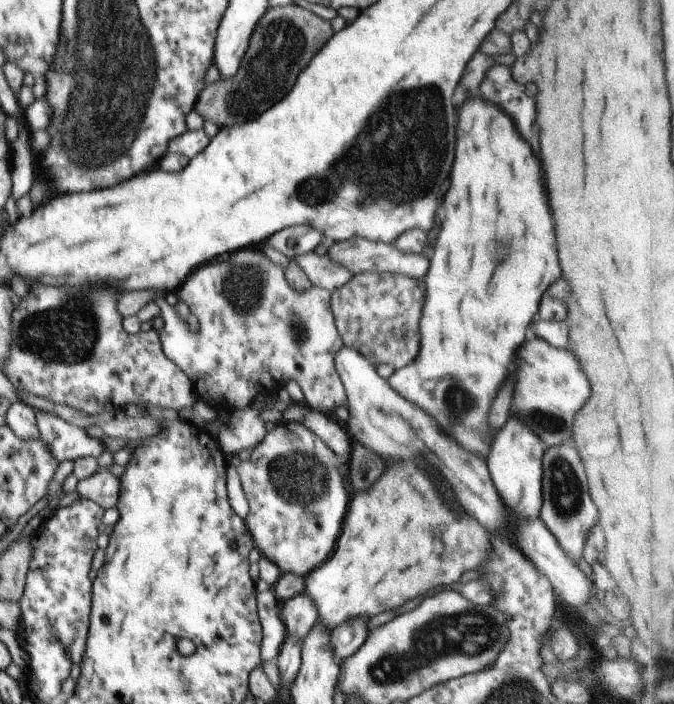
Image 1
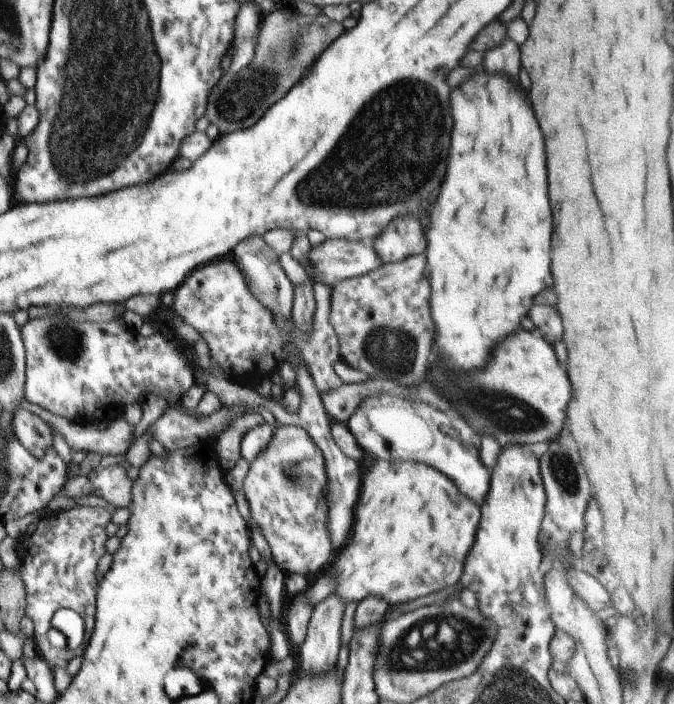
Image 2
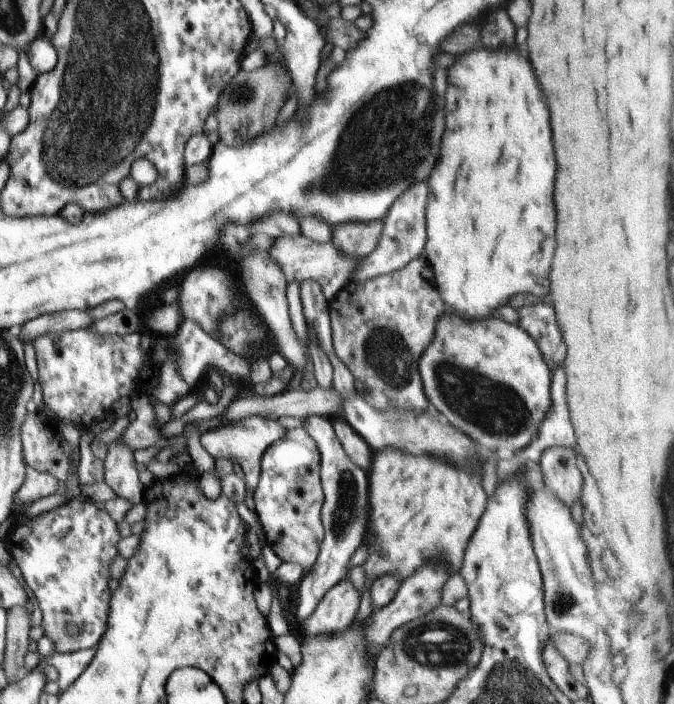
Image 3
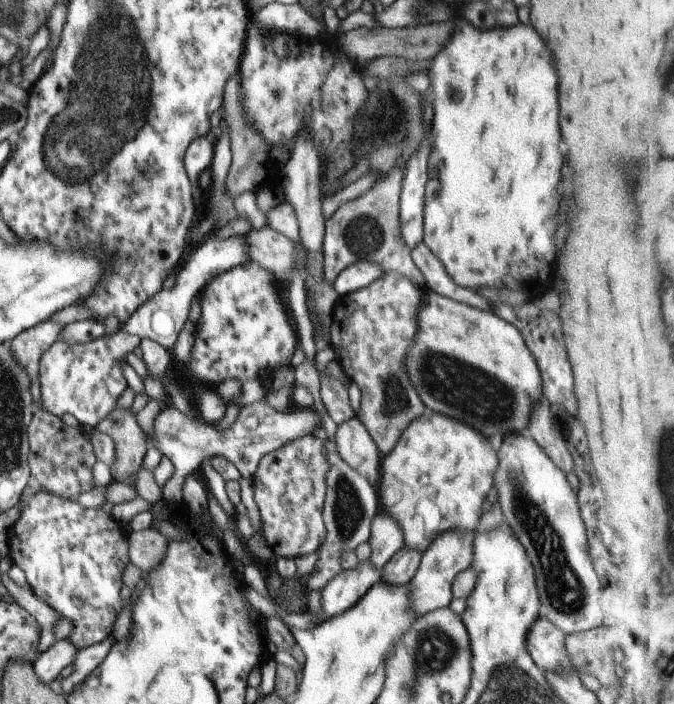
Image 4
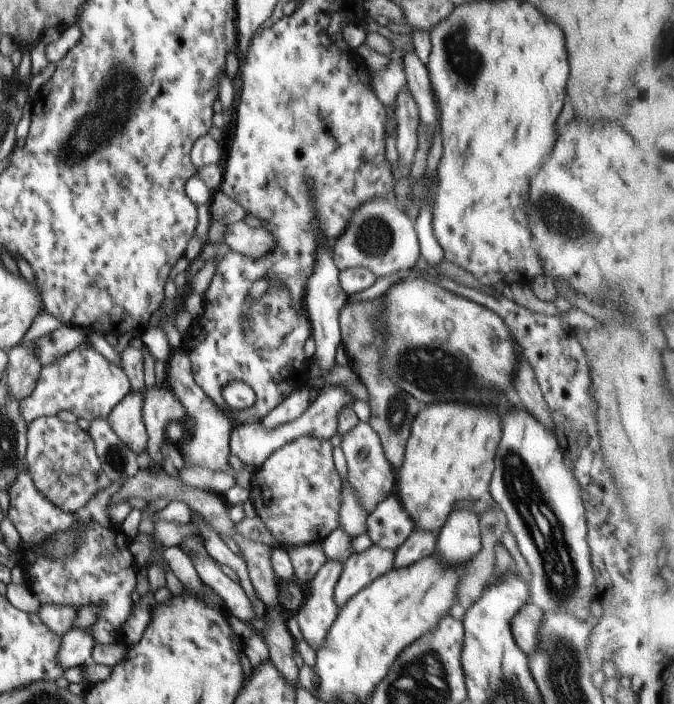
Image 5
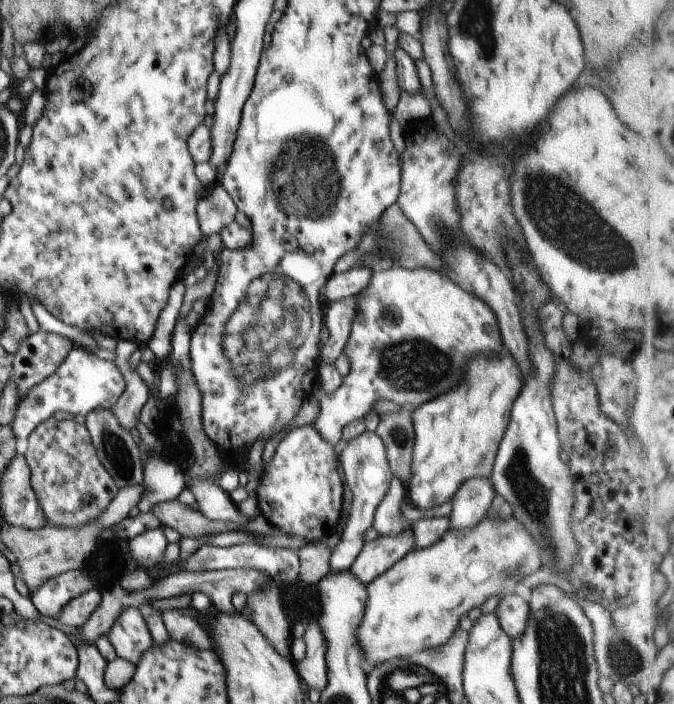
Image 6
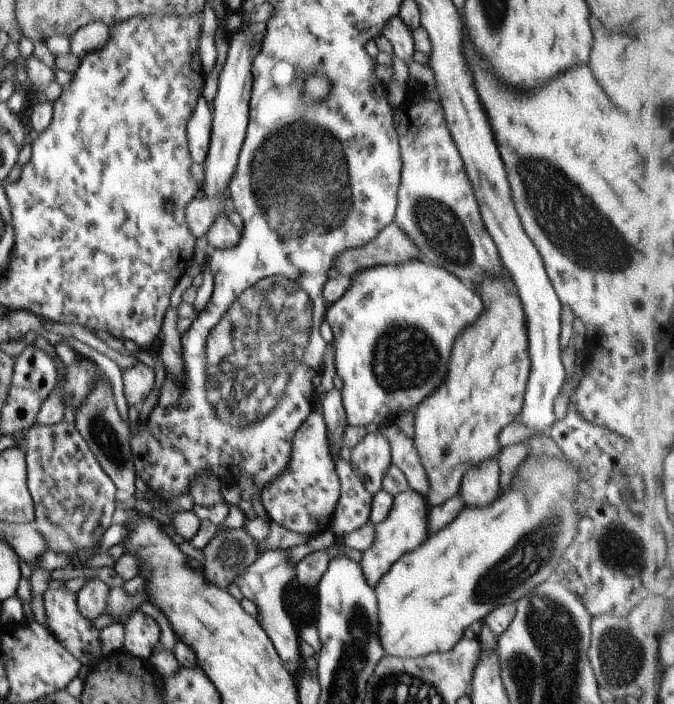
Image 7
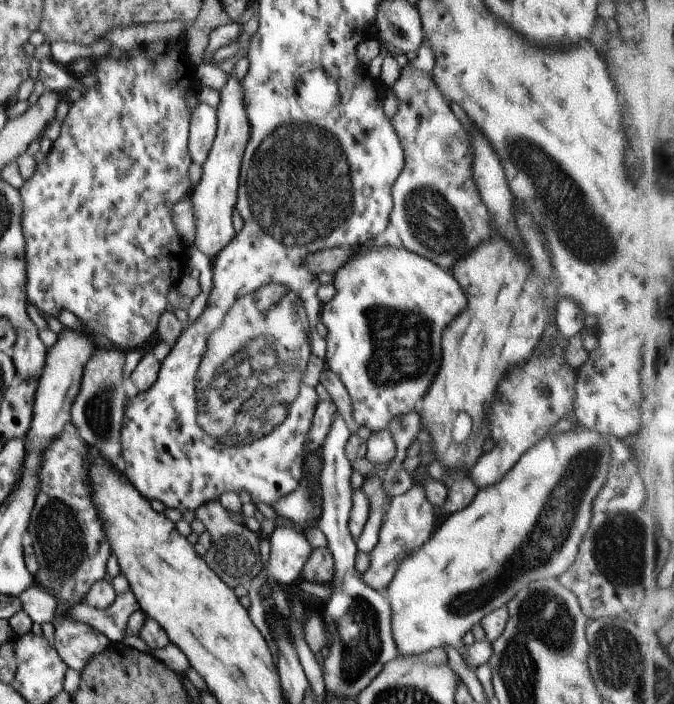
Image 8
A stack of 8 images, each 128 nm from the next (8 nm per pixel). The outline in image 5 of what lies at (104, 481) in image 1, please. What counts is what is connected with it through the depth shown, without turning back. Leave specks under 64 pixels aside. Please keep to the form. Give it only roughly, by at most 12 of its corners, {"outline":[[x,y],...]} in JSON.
{"outline":[[129,391],[106,421],[137,457],[145,451],[142,392]]}

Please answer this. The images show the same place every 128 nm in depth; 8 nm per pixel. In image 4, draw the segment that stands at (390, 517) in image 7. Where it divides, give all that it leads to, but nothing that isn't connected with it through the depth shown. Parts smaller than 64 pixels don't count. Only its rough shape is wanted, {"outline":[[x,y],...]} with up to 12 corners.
{"outline":[[363,560],[319,592],[321,623],[349,610],[381,571]]}

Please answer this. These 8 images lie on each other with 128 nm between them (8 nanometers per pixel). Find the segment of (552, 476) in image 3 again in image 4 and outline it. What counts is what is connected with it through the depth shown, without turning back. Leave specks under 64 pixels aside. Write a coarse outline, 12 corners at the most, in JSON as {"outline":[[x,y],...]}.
{"outline":[[543,399],[529,412],[526,434],[561,470],[574,471],[568,443]]}

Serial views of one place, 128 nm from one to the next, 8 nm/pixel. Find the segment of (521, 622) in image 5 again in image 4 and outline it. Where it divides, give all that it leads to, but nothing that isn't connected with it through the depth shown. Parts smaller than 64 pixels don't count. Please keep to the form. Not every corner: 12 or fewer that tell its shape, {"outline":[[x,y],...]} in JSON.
{"outline":[[542,614],[527,653],[544,672],[571,670],[564,634]]}

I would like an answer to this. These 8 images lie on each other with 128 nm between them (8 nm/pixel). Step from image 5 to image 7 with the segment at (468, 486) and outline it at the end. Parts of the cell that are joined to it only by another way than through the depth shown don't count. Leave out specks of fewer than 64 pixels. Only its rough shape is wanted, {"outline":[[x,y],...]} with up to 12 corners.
{"outline":[[507,276],[451,346],[445,382],[413,409],[442,505],[500,452],[528,379],[525,313]]}

